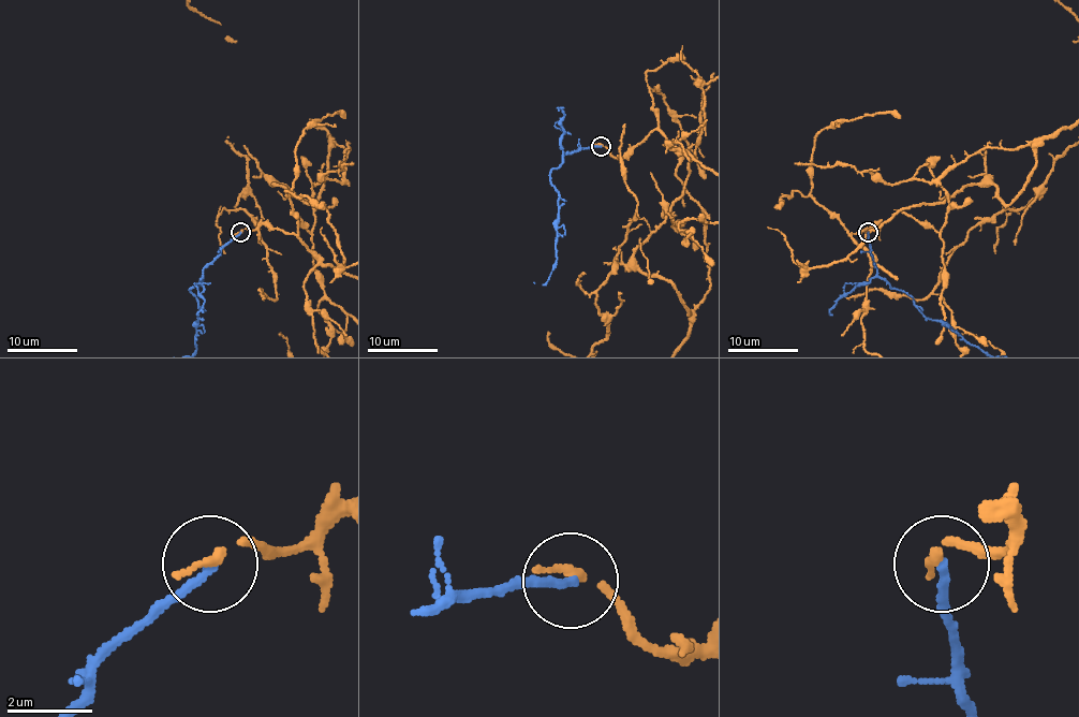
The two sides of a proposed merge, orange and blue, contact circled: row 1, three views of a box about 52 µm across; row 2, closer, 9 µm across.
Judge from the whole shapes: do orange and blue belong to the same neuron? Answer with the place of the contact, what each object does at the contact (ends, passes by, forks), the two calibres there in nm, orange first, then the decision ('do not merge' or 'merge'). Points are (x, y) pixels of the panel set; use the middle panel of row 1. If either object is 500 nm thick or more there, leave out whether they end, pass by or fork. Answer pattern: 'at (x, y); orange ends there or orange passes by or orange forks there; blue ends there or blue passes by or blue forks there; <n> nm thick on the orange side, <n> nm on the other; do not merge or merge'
at (601, 146); orange ends there; blue ends there; 240 nm thick on the orange side, 220 nm on the other; merge

